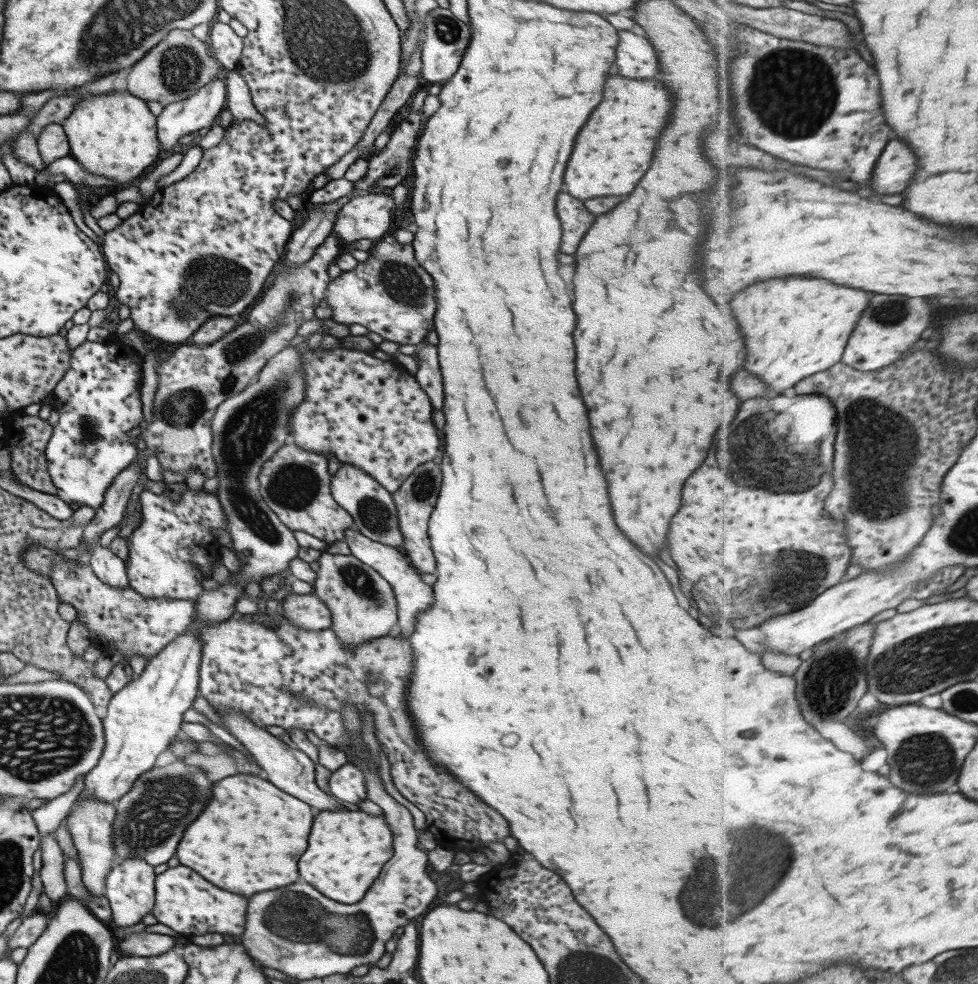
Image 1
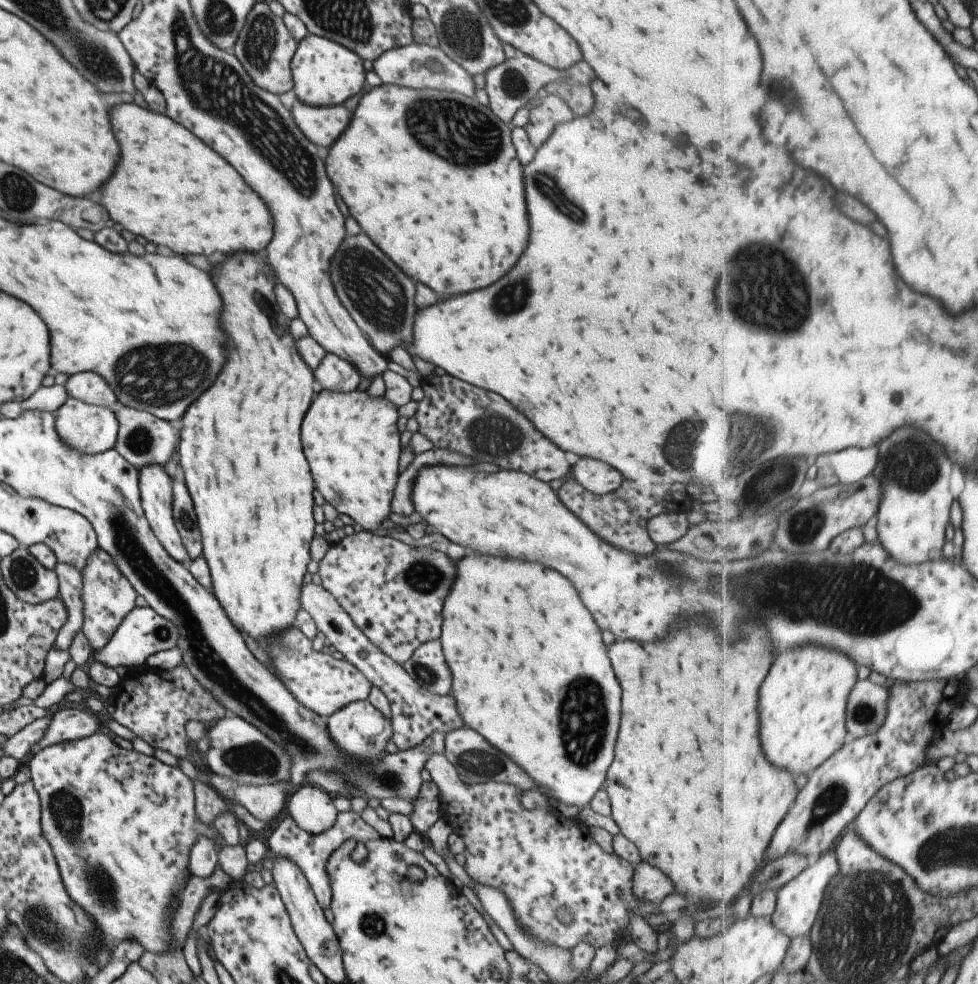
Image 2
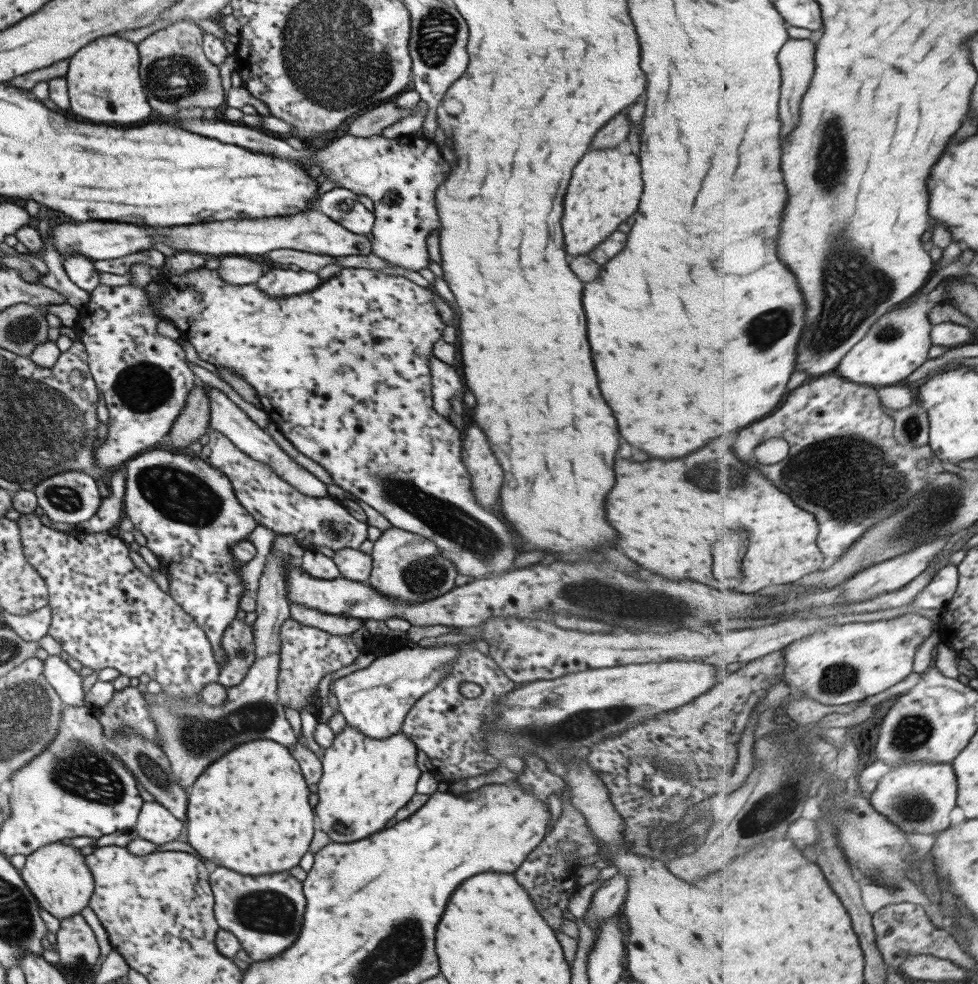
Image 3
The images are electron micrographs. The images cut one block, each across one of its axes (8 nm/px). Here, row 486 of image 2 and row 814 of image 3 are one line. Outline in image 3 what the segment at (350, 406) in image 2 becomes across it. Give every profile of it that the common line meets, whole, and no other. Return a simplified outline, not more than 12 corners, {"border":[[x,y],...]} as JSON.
{"border":[[347,724],[321,760],[334,842],[384,829],[423,776],[402,731]]}

